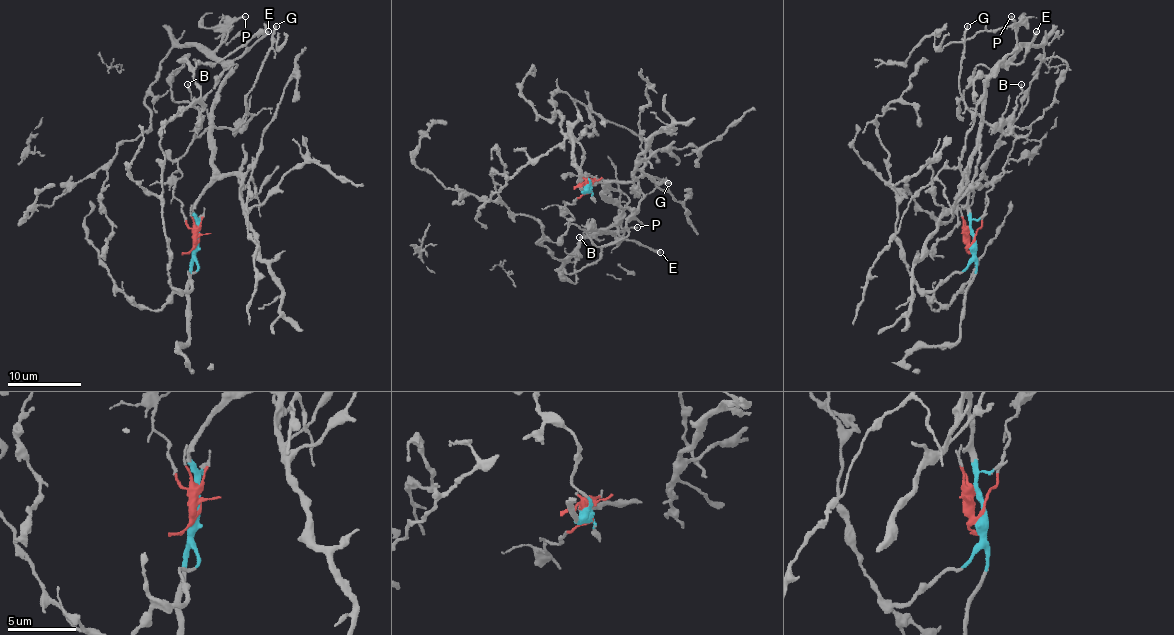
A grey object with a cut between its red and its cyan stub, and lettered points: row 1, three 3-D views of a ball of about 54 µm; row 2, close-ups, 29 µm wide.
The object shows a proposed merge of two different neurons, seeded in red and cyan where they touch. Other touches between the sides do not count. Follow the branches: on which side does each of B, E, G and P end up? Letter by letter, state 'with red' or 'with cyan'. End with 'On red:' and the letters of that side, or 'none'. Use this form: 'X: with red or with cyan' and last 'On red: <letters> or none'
B: with red
E: with cyan
G: with red
P: with cyan
On red: B, G

